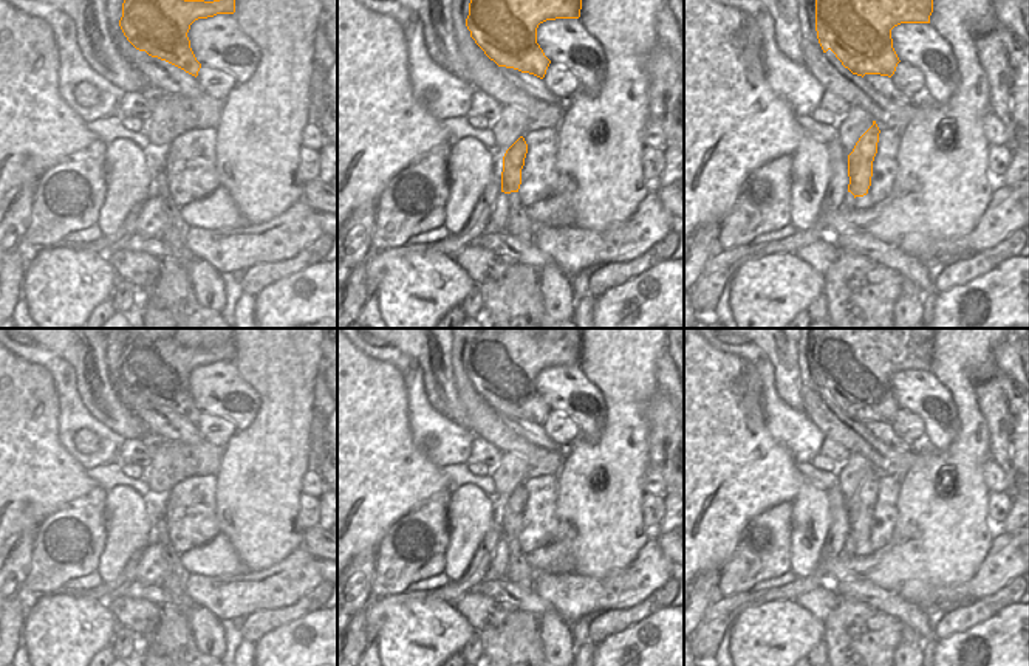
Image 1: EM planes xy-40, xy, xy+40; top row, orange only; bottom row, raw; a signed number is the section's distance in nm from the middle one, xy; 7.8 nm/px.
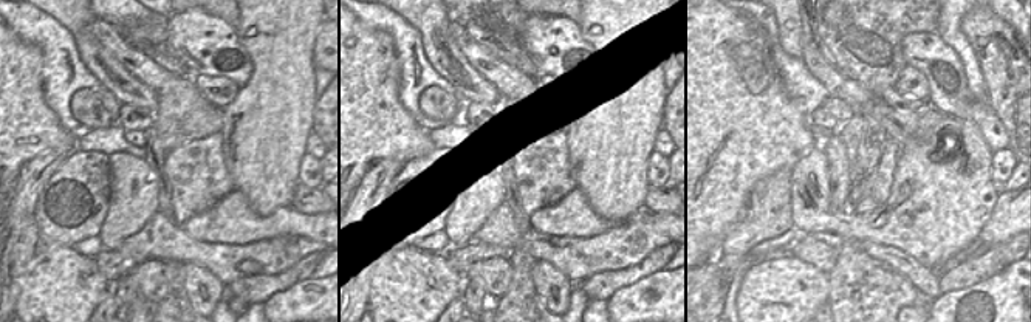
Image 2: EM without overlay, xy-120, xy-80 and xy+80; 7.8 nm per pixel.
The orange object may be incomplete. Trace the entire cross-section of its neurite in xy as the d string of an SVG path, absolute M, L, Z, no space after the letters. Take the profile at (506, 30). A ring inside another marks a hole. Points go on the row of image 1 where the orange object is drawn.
M470 0L466 26L470 37L498 67L545 77L551 60L537 43L537 28L546 20L579 19L582 0Z

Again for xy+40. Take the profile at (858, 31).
M815 0L815 31L823 53L831 50L853 74L891 77L901 62L893 48L891 29L901 23L930 23L932 12L933 0Z

